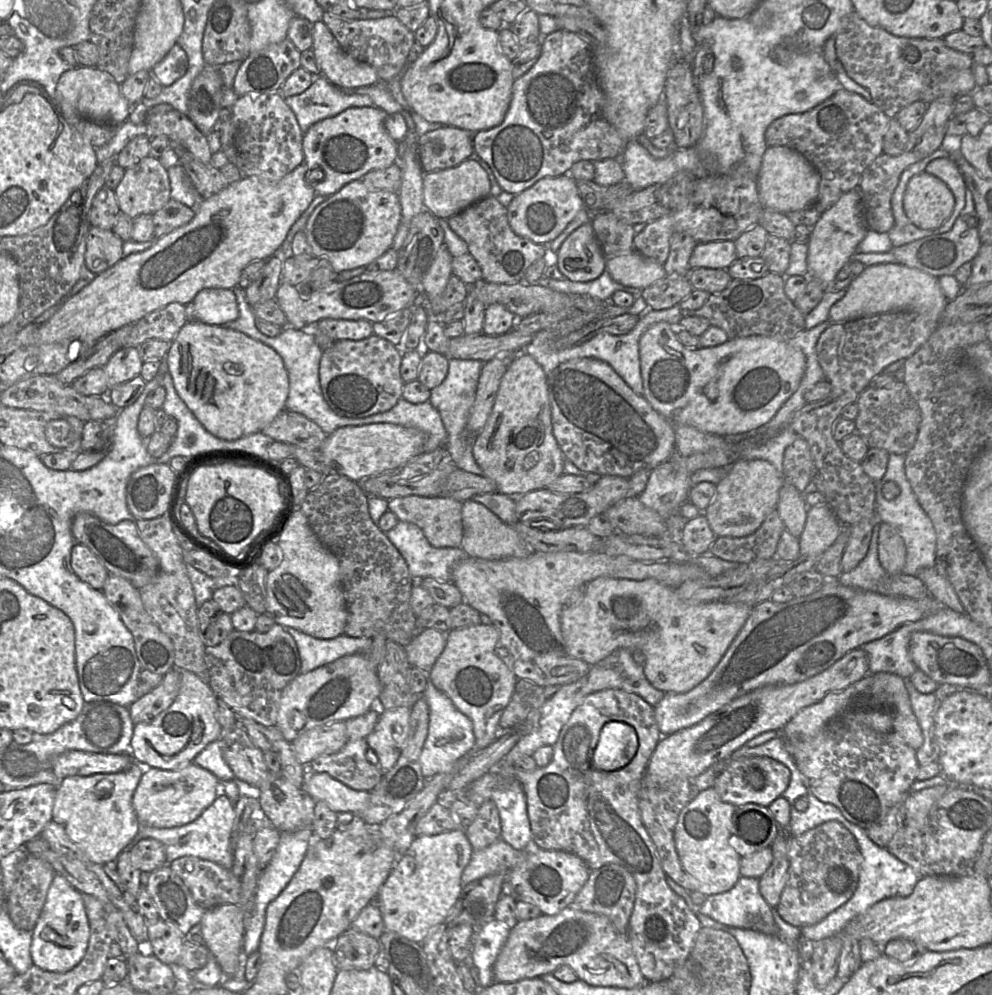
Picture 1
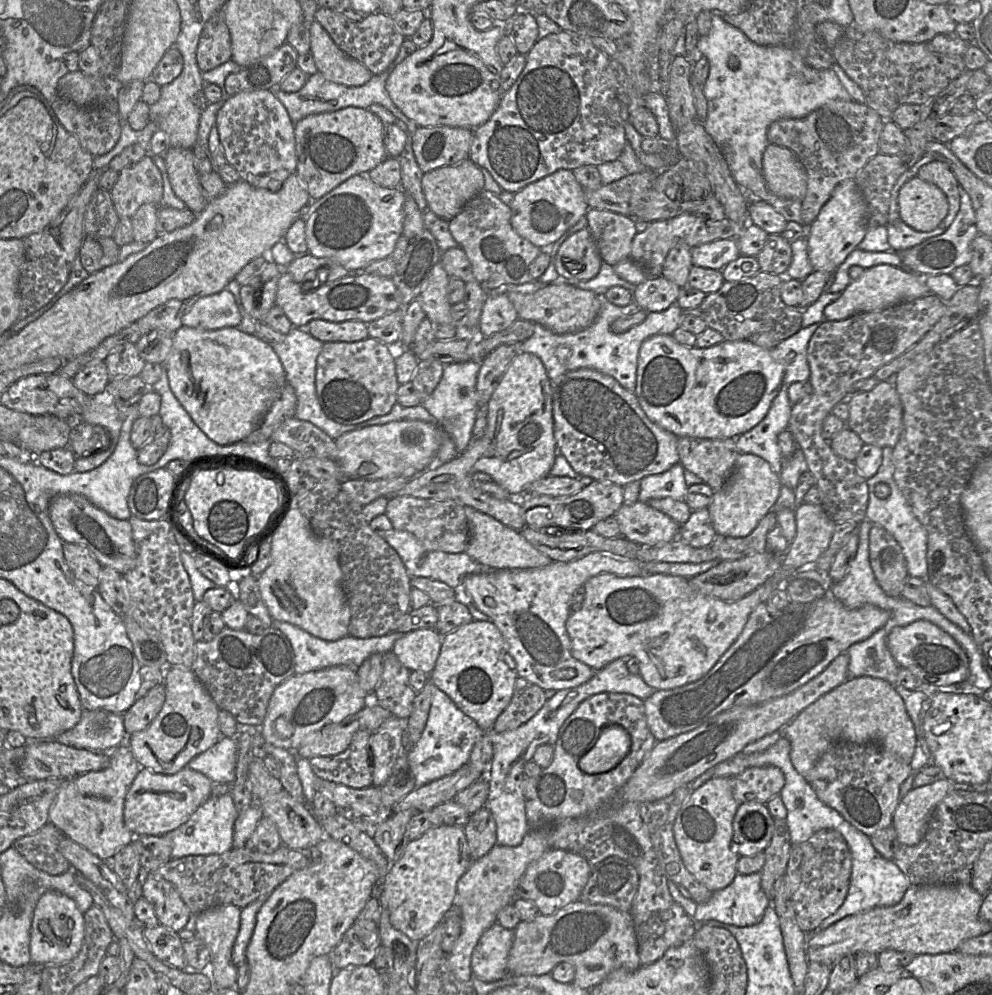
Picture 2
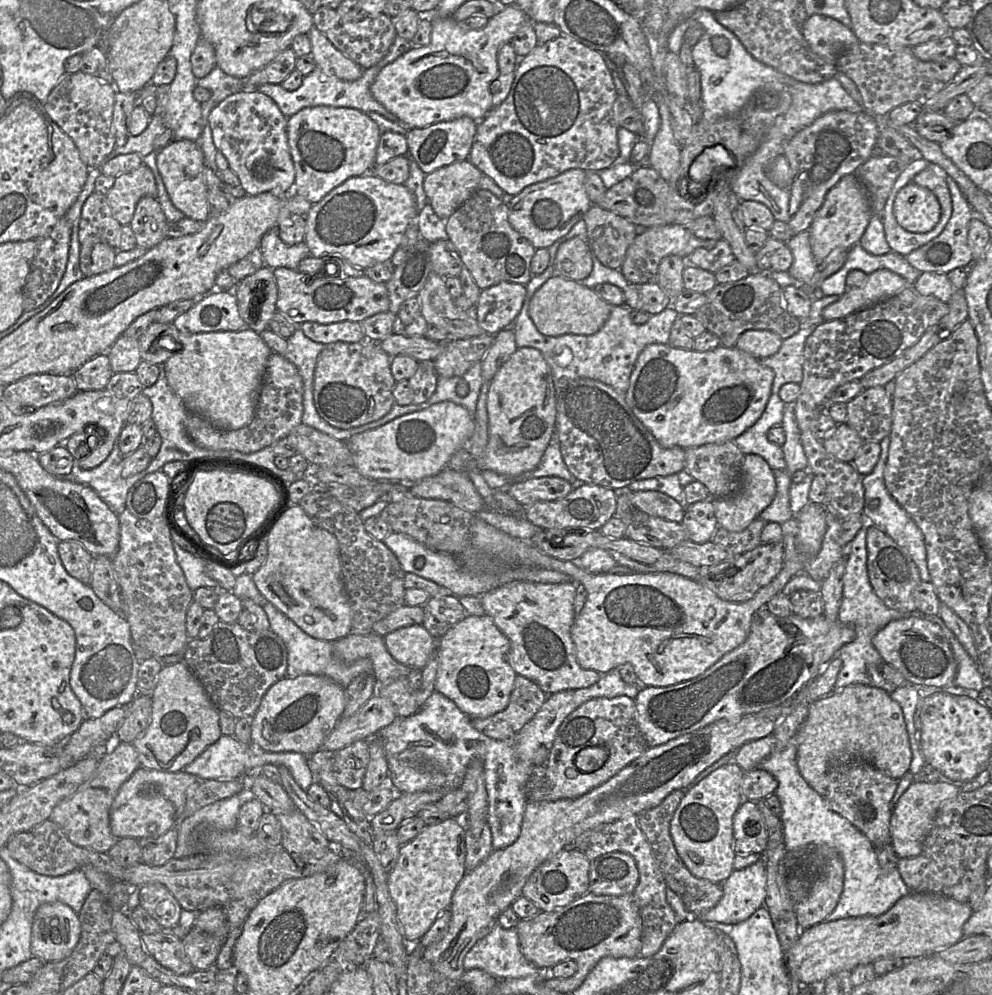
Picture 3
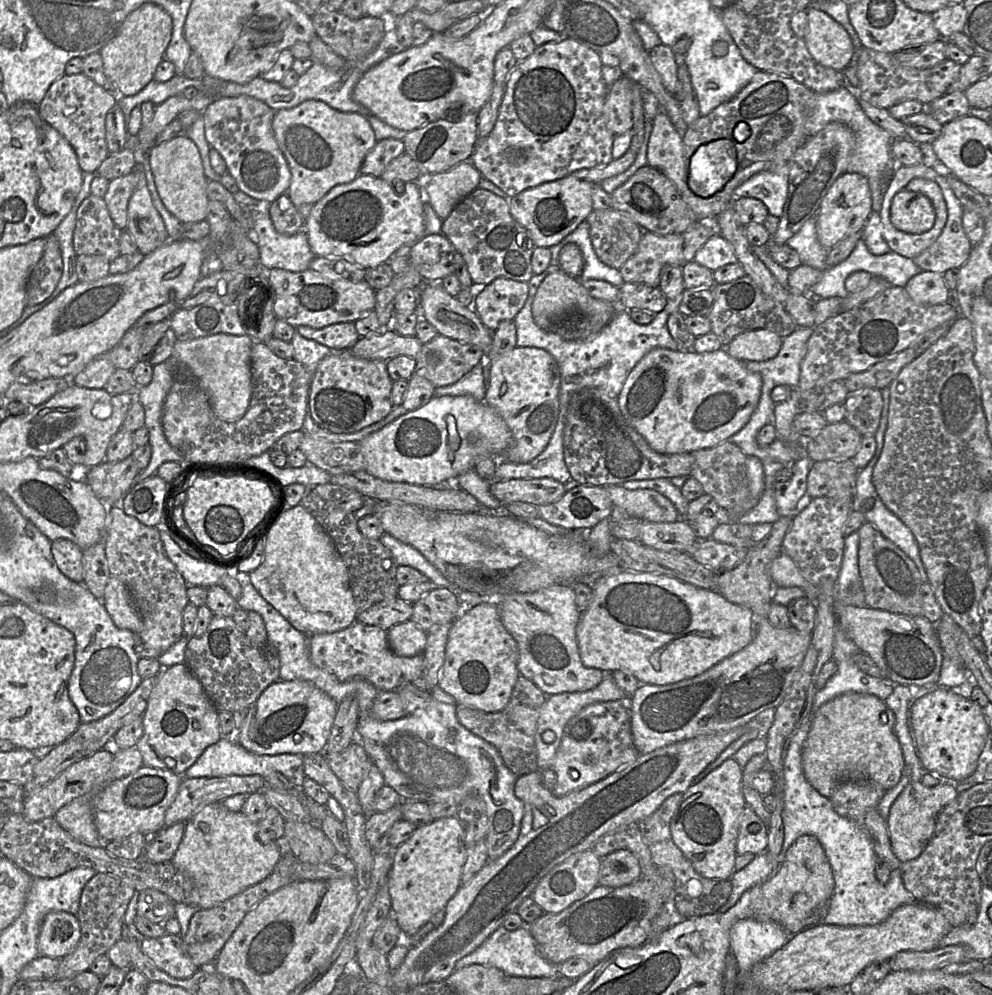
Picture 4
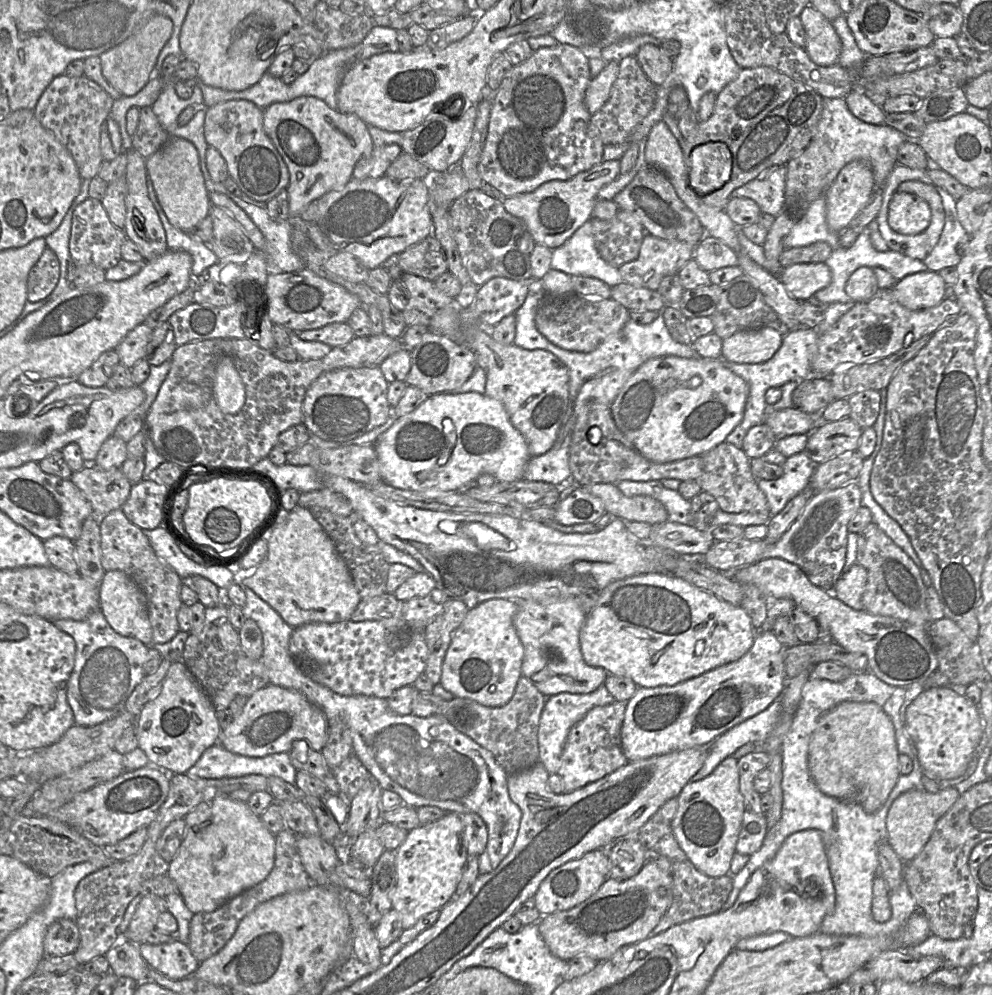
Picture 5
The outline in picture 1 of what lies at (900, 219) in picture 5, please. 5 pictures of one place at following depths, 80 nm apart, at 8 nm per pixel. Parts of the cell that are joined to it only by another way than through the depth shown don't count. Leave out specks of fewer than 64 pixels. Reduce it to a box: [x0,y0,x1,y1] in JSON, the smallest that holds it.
[903,171,955,229]

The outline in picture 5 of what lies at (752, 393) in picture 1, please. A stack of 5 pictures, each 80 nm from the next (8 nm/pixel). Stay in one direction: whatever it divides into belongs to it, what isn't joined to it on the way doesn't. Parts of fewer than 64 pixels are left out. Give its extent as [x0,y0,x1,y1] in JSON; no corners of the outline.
[610,356,748,463]

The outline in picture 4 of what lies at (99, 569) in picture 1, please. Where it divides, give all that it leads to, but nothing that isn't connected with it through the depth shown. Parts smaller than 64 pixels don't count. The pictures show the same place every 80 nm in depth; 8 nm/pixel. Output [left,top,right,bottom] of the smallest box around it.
[51,539,83,582]

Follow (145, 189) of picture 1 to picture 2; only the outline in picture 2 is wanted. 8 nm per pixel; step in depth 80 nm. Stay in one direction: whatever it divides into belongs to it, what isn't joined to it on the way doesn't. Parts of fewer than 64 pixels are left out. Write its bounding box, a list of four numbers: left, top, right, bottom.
[110,154,163,219]

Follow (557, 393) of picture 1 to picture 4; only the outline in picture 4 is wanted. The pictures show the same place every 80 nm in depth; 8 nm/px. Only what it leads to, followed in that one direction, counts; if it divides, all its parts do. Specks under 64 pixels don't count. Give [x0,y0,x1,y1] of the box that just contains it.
[563,387,694,486]

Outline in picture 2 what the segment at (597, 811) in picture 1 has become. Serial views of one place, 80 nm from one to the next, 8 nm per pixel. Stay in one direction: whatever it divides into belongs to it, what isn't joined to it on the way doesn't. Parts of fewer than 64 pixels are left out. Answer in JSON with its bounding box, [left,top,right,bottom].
[523,693,698,966]

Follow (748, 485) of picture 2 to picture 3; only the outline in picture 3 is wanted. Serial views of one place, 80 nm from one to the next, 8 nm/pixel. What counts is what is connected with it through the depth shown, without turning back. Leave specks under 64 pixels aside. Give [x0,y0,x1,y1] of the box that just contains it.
[712,454,776,532]

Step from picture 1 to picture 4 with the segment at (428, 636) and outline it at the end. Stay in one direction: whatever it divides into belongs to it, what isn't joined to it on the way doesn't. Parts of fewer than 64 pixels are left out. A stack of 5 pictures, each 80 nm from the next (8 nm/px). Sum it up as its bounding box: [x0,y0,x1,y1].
[387,620,427,657]

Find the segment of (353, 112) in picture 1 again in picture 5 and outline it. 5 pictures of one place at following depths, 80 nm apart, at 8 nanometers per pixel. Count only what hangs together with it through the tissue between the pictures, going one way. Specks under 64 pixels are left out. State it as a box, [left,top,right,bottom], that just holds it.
[263,96,374,221]

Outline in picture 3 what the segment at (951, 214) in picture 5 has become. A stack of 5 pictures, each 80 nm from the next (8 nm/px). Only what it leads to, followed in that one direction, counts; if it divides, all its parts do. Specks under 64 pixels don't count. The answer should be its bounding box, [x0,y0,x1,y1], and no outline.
[905,176,974,274]

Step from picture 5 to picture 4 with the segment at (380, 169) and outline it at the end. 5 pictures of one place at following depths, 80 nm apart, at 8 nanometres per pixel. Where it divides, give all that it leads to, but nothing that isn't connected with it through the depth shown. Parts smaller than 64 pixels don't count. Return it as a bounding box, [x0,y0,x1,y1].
[360,138,405,177]

